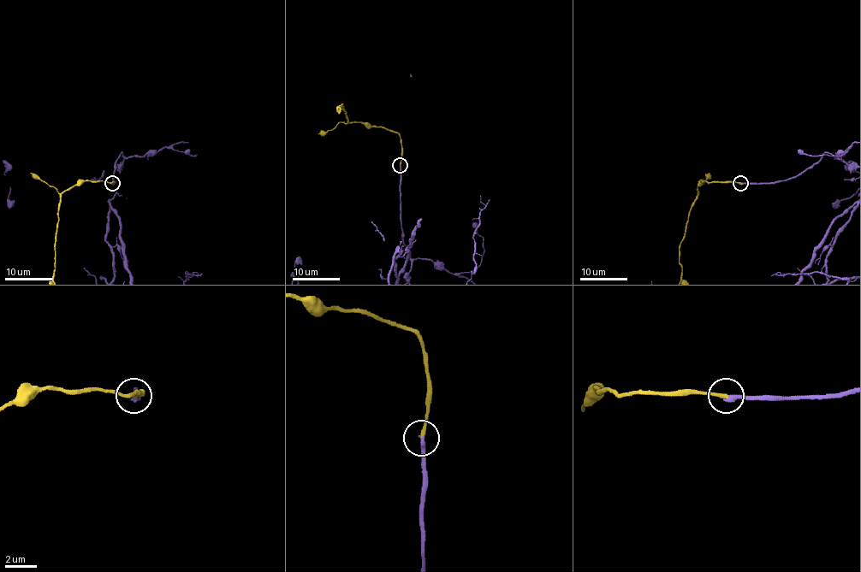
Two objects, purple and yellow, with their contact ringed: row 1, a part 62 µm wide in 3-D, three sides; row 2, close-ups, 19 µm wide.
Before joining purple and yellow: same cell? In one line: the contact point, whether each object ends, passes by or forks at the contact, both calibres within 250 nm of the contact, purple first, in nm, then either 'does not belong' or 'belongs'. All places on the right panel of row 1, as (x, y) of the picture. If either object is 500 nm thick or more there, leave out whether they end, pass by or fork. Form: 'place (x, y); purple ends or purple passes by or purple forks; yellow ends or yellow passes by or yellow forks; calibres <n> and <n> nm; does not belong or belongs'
place (740, 183); purple ends; yellow ends; calibres 280 and 240 nm; belongs

